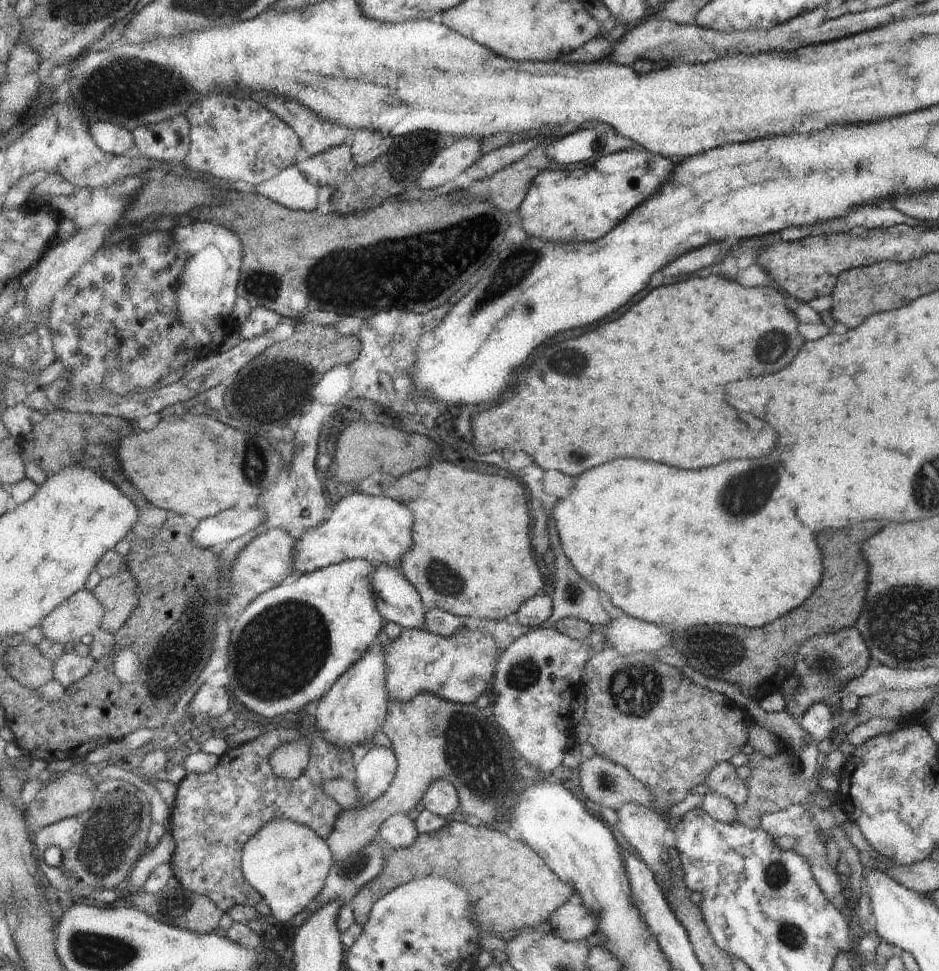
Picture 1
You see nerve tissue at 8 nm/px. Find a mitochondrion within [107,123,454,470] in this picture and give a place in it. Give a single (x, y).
(411, 153)

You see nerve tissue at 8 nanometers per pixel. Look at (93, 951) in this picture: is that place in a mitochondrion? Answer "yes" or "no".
yes

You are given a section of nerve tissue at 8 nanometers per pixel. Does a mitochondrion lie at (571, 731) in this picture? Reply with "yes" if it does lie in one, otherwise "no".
no

